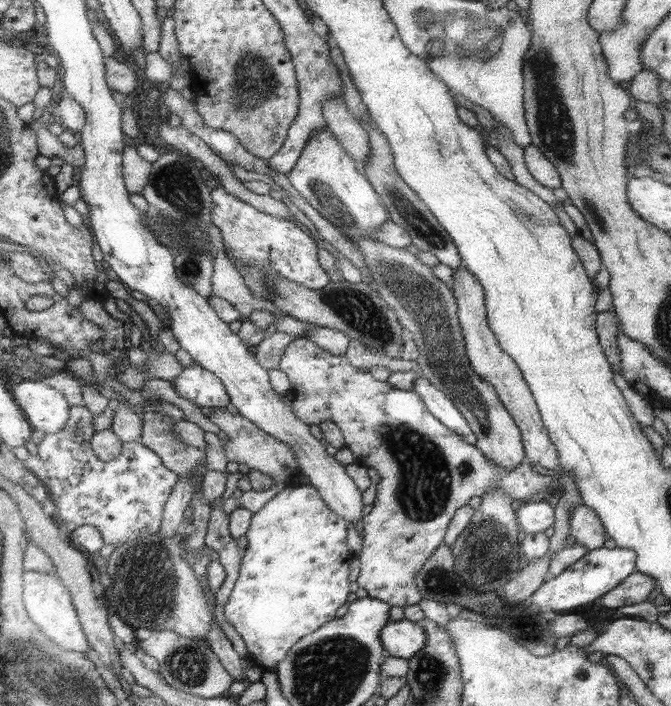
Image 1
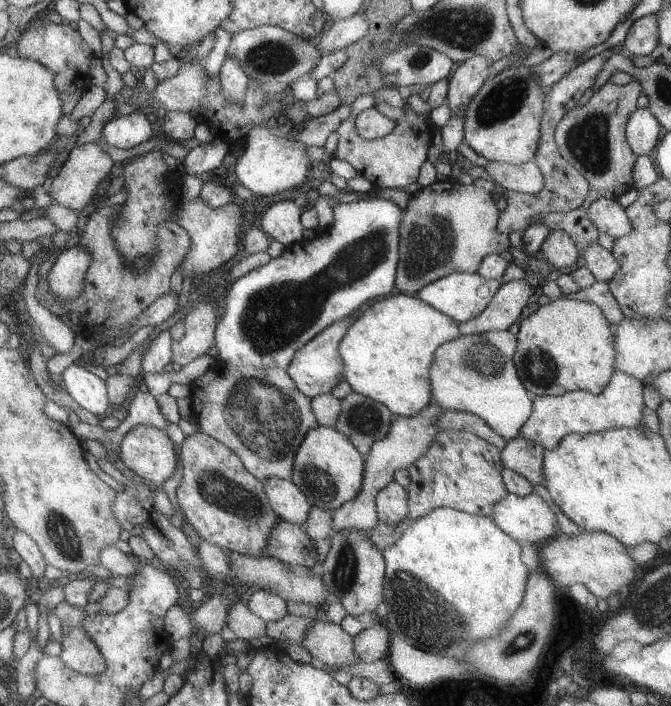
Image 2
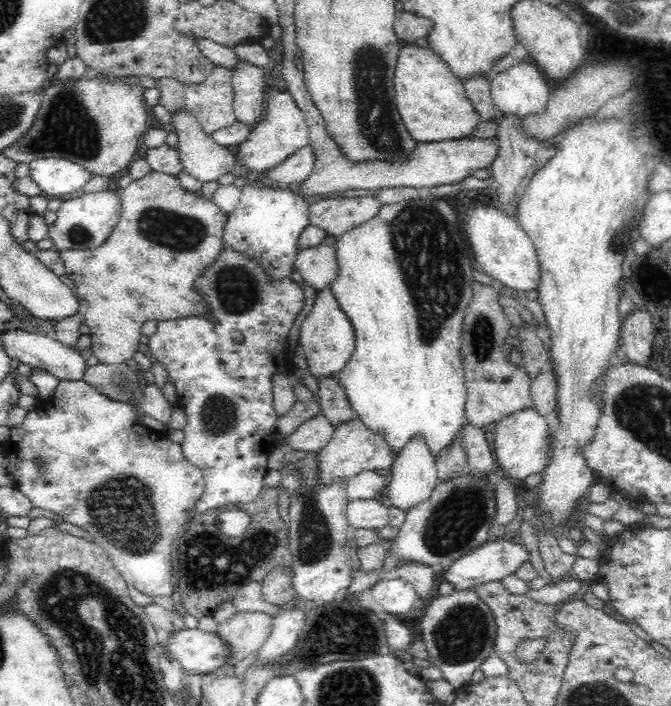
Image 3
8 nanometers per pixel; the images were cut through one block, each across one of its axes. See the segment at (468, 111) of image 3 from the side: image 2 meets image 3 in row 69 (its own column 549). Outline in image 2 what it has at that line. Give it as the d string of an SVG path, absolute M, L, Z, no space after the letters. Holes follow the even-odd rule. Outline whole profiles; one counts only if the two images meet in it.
M615 372L609 386L599 396L587 392L567 392L563 396L537 396L533 400L533 416L525 422L519 436L537 442L543 450L555 448L569 434L597 434L617 428L637 428L643 424L645 384L635 378Z

